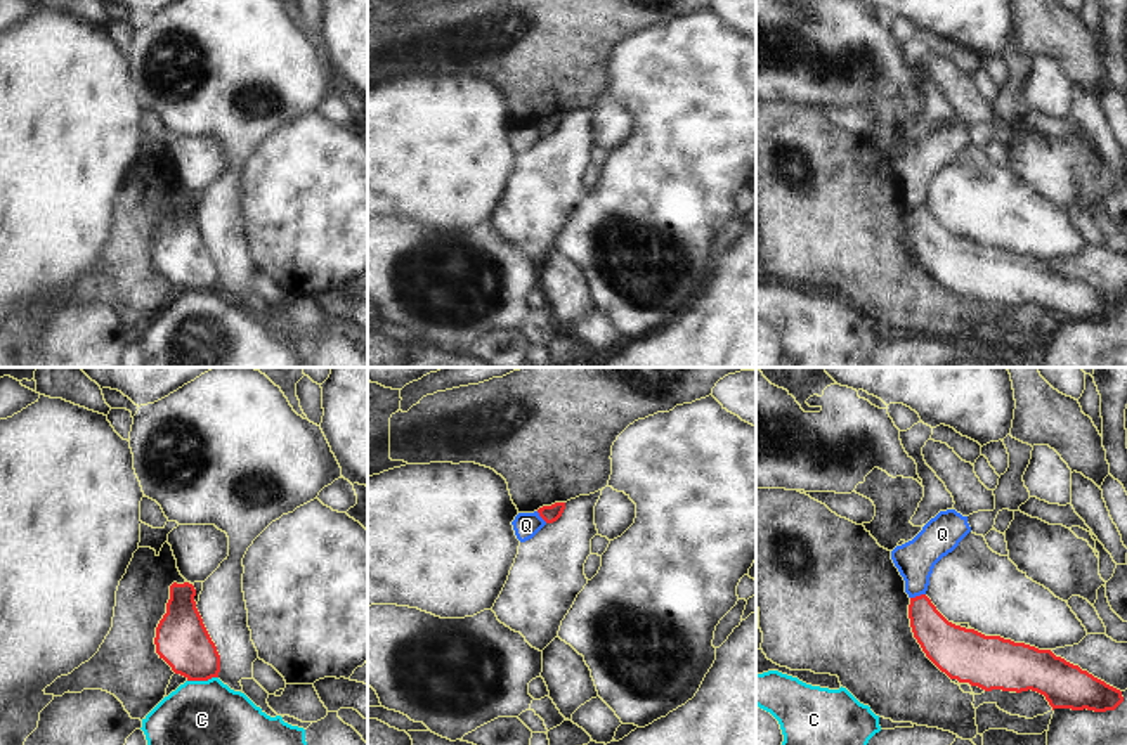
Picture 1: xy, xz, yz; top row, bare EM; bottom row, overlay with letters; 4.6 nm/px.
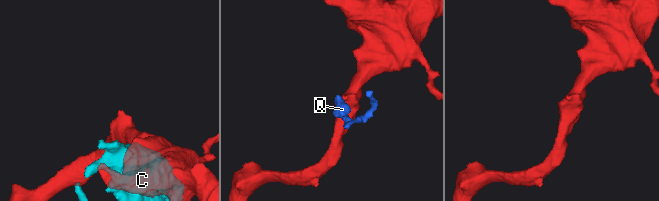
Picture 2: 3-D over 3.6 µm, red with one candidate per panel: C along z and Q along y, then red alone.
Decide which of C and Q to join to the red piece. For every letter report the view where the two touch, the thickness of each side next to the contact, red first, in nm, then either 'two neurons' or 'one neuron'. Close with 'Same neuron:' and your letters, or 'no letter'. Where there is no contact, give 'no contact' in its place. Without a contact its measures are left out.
C: contact in xy; calibres 240 and 300 nm; two neurons
Q: contact in yz; calibres 200 and 180 nm; two neurons
Same neuron: no letter

